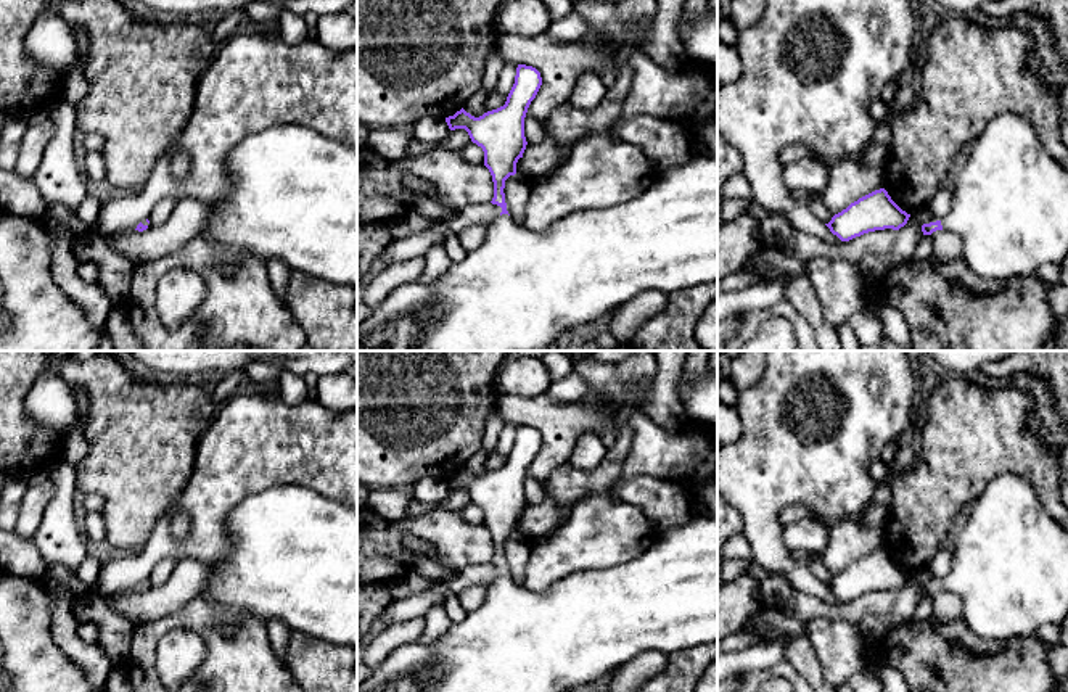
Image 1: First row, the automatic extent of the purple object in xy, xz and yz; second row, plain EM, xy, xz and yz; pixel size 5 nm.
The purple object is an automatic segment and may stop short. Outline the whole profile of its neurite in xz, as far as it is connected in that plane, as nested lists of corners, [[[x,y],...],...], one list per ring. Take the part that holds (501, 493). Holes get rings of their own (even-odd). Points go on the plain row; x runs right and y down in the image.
[[[518,425],[515,444],[503,467],[479,478],[463,468],[446,478],[450,491],[465,489],[471,502],[483,509],[484,526],[494,542],[491,563],[500,566],[502,573],[489,586],[478,608],[466,612],[431,644],[400,645],[357,686],[357,692],[571,692],[581,684],[614,673],[647,650],[672,653],[717,642],[717,518],[704,517],[661,531],[642,555],[610,568],[574,571],[542,591],[529,591],[508,576],[505,541],[516,534],[516,523],[526,510],[524,478],[540,446],[542,438],[536,428]]]

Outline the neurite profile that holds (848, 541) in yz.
[[[851,517],[830,525],[827,547],[820,557],[825,568],[835,576],[859,558],[883,549],[883,546],[885,523],[867,528],[856,517]]]

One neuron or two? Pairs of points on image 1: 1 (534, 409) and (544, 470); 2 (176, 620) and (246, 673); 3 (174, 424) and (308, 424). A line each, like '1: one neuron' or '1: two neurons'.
1: one neuron
2: one neuron
3: two neurons

